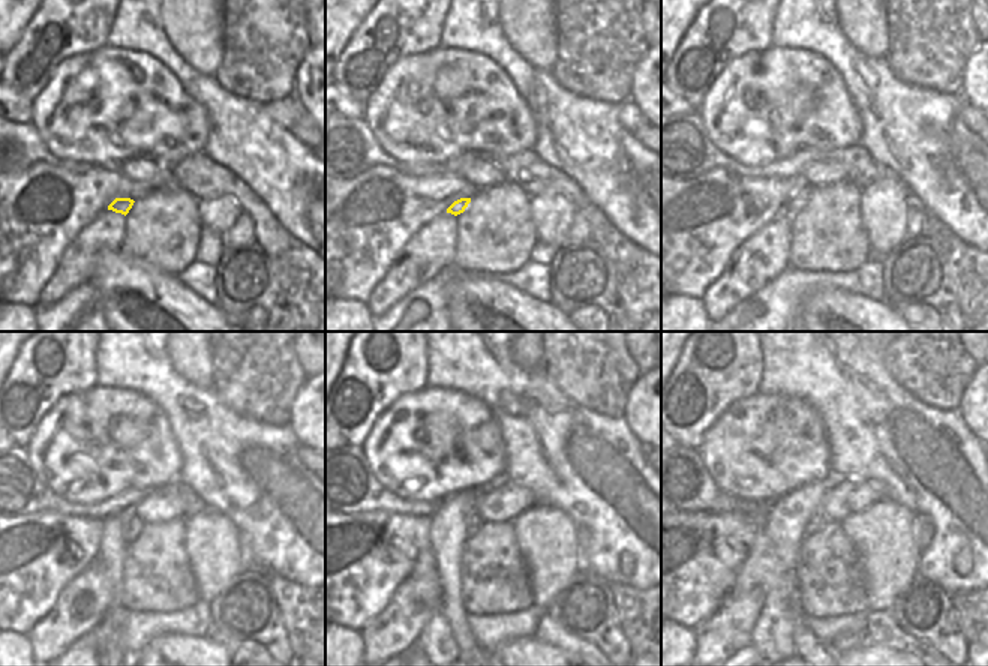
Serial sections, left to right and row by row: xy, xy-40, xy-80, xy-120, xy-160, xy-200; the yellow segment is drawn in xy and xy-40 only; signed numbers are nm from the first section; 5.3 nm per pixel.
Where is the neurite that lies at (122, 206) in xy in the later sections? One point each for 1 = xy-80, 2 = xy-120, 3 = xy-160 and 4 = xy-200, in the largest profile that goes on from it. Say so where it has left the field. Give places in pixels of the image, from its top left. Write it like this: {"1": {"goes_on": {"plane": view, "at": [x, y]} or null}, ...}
{"1": {"goes_on": {"plane": "xy-80", "at": [805, 191]}}, "2": {"goes_on": {"plane": "xy-120", "at": [134, 527]}}, "3": {"goes_on": {"plane": "xy-160", "at": [474, 524]}}, "4": {"goes_on": {"plane": "xy-200", "at": [819, 519]}}}

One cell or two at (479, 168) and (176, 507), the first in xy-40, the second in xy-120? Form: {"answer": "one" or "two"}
{"answer": "one"}

